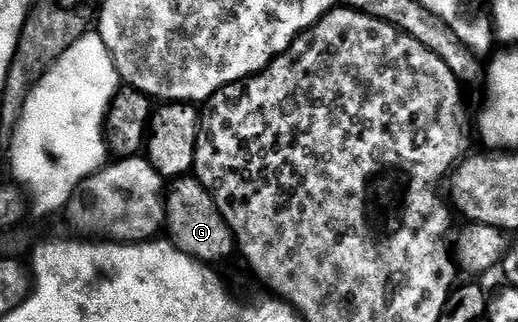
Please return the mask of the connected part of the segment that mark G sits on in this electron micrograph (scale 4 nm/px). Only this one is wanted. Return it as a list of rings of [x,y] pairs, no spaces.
[[[189,175],[173,180],[168,193],[169,209],[166,222],[170,240],[186,255],[195,257],[197,261],[205,263],[217,263],[216,261],[228,261],[237,252],[238,246],[232,229],[226,223],[222,211],[218,211],[218,203],[202,187],[202,183],[195,176]]]

